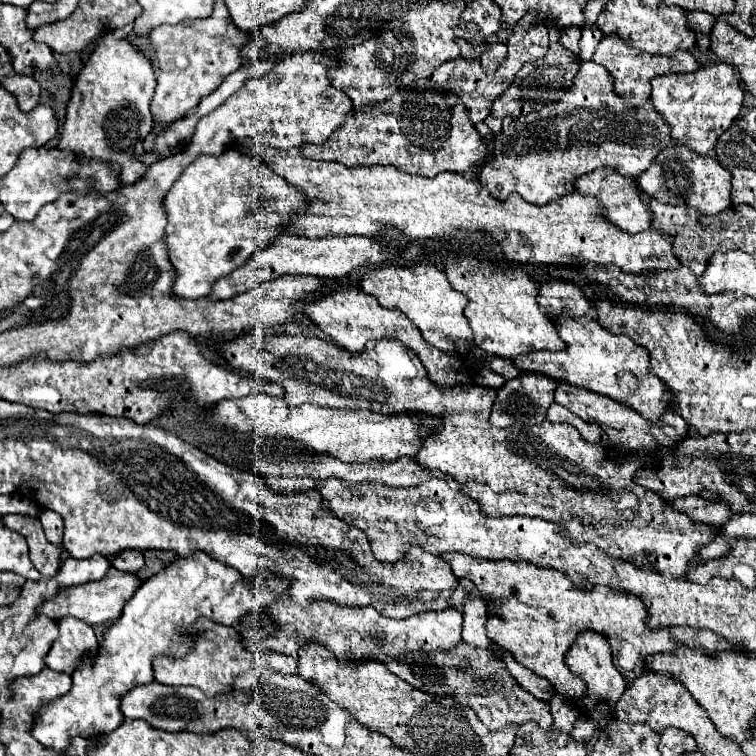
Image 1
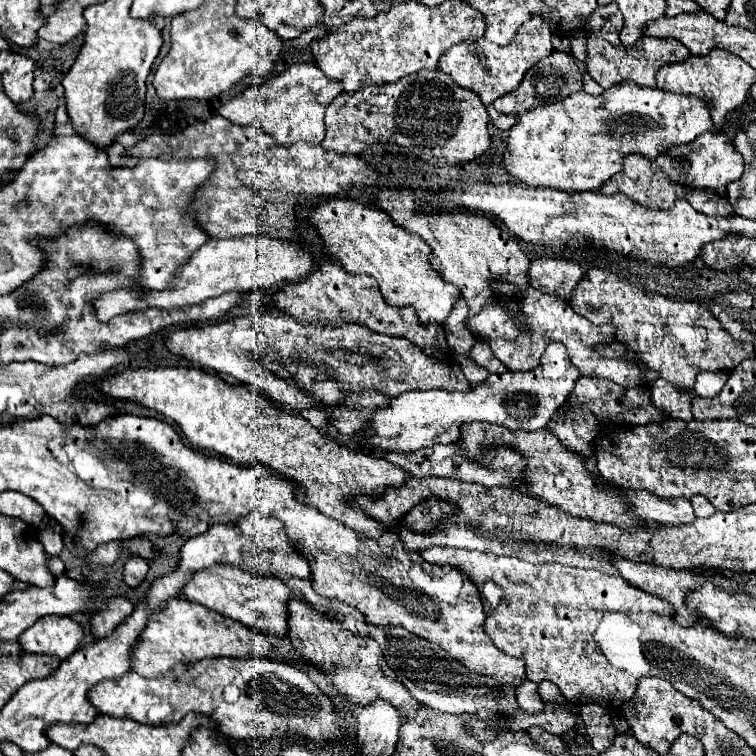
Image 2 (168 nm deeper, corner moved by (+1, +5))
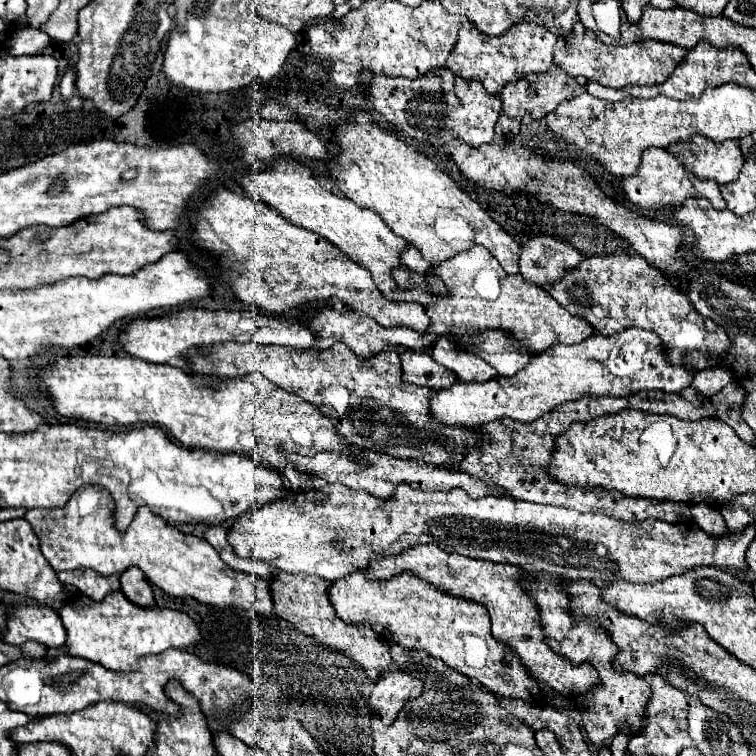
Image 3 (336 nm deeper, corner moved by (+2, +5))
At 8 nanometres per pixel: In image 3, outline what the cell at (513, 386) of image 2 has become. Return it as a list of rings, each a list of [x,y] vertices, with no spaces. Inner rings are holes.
[[[628,328],[614,336],[592,334],[590,338],[566,346],[552,344],[532,356],[526,368],[514,376],[496,376],[488,382],[456,382],[448,390],[434,390],[430,396],[430,416],[446,426],[474,428],[500,418],[512,418],[522,424],[544,416],[566,400],[586,394],[594,396],[630,396],[640,390],[680,392],[692,384],[692,374],[682,364],[668,364],[660,352],[660,338],[642,328]]]

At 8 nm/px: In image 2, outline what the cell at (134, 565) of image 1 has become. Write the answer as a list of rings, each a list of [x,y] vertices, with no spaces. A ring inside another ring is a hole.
[[[139,556],[129,558],[129,560],[125,562],[125,570],[123,570],[123,580],[125,580],[125,584],[131,586],[131,588],[137,588],[137,586],[145,580],[147,570],[149,570],[149,564],[147,564],[143,558],[139,558]]]

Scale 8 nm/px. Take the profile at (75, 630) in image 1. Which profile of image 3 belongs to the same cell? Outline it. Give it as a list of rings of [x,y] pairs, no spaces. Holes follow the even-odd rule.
[[[16,606],[20,608],[20,616],[8,624],[8,632],[4,634],[4,642],[12,646],[20,646],[24,642],[40,642],[48,648],[60,648],[66,642],[66,628],[58,612],[44,606]]]

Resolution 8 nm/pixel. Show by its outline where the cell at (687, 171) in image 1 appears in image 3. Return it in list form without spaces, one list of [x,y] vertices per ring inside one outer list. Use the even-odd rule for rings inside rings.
[[[696,136],[696,140],[688,140],[688,144],[680,146],[682,148],[672,148],[672,154],[690,174],[712,178],[718,184],[734,182],[740,176],[744,154],[736,140],[714,142],[704,136]]]

